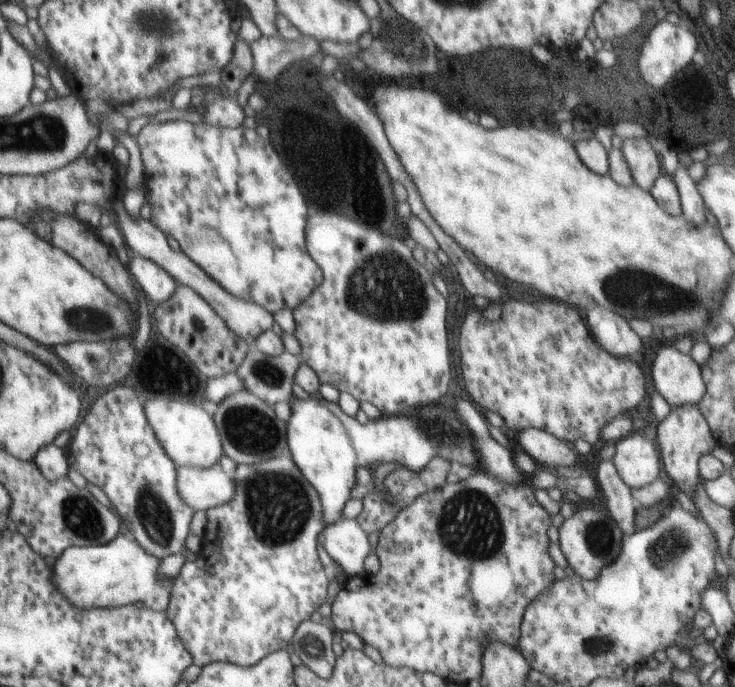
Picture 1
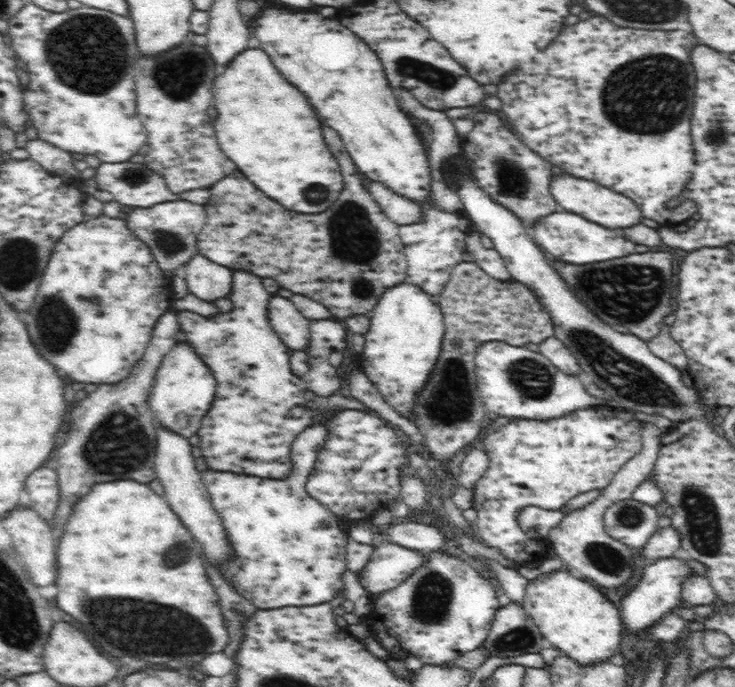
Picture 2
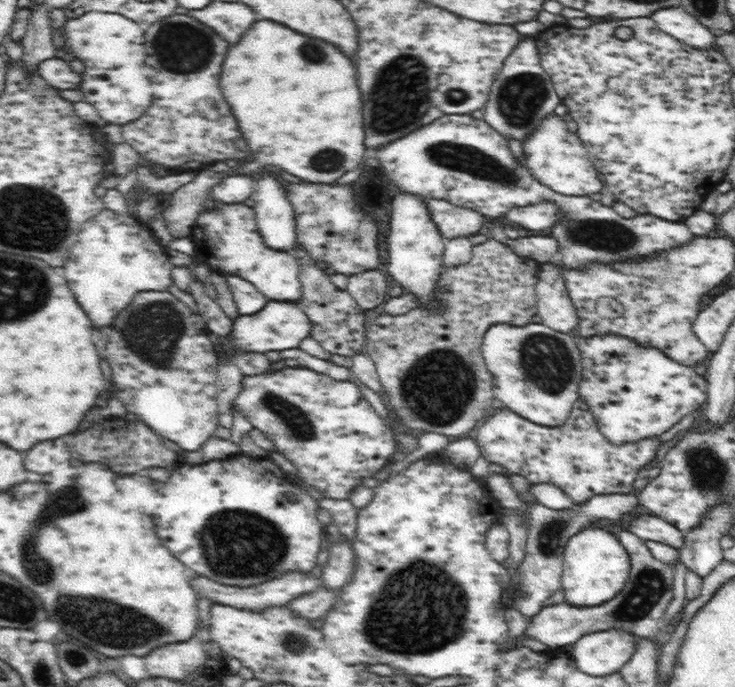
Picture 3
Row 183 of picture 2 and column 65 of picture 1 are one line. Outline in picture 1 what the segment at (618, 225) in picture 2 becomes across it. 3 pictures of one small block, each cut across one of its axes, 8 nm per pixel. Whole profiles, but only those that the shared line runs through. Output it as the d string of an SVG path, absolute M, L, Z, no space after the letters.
M123 531L108 544L68 548L57 557L52 584L78 608L90 610L139 604L148 610L164 612L168 608L174 579L160 578L160 561Z

